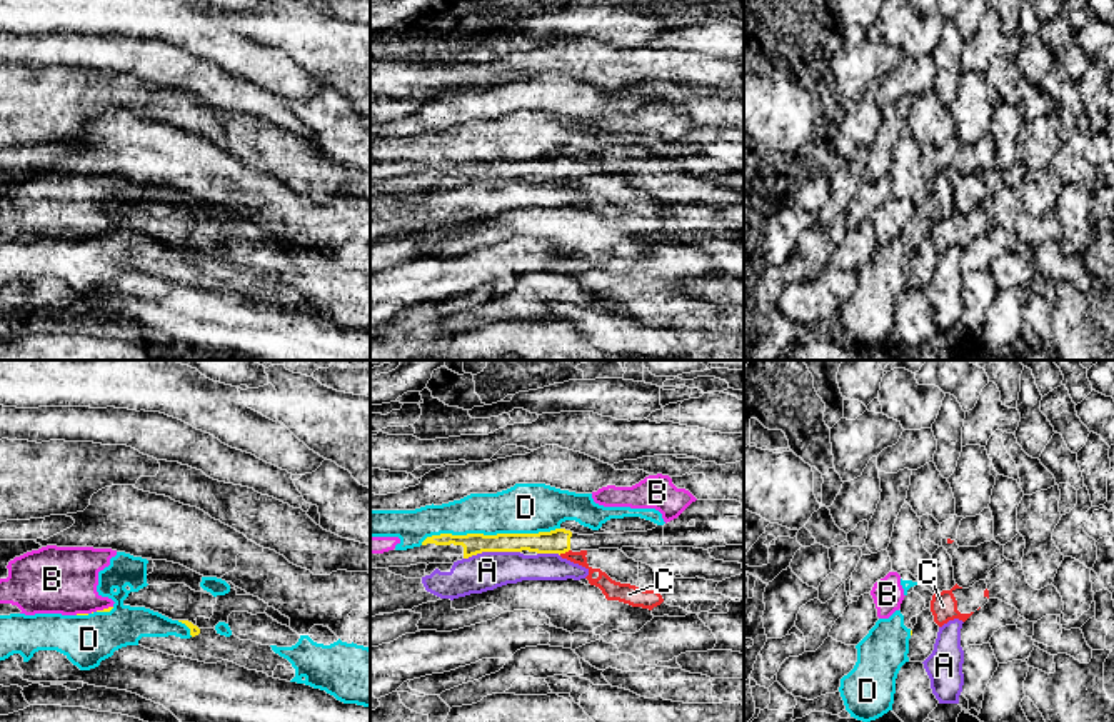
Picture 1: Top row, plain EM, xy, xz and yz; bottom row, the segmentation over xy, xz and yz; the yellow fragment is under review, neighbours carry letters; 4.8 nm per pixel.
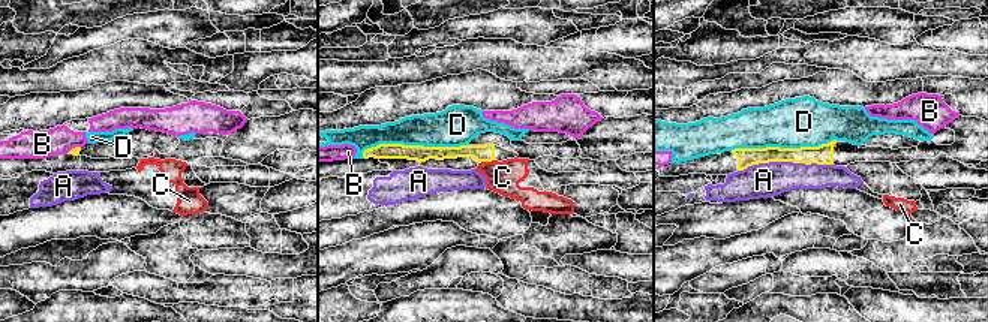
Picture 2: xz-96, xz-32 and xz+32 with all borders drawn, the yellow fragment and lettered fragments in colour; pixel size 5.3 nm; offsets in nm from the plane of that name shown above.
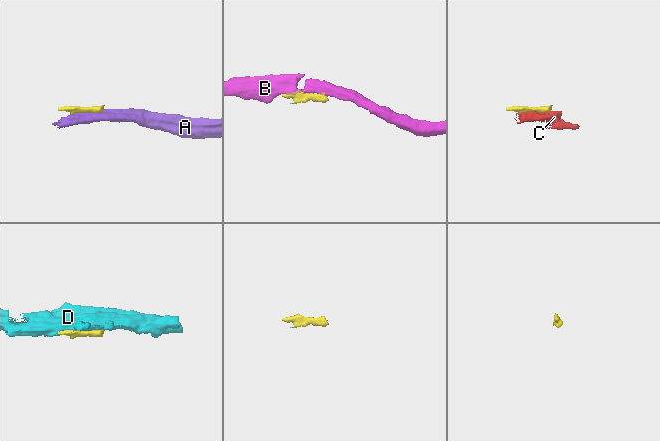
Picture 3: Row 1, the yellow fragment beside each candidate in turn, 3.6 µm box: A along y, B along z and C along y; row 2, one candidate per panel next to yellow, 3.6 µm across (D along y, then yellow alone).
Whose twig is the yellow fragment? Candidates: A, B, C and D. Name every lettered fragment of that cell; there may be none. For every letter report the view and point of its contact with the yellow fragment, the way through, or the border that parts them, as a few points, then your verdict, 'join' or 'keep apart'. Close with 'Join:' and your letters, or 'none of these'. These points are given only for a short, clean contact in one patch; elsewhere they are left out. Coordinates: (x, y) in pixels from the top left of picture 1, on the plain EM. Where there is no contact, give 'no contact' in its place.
A: meets yellow in xz at (491, 177); border along xz (519, 177), (482, 177), (464, 185); keep apart
B: meets yellow in xy at (104, 235); border along xy (112, 232), (95, 237); keep apart
C: meets yellow in xz at (564, 179); border along xz (569, 175), (559, 180); keep apart
D: meets yellow in xz at (489, 162); keep apart
Join: none of these

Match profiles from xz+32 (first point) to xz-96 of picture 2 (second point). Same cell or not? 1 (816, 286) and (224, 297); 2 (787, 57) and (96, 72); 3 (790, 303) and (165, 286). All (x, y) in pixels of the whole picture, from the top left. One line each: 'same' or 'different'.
1: different
2: same
3: different

